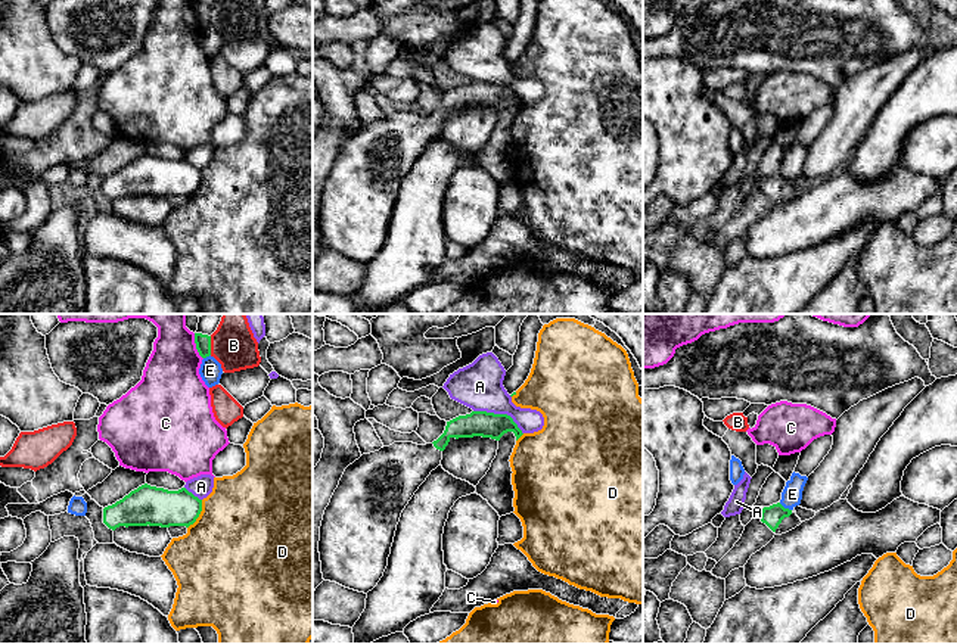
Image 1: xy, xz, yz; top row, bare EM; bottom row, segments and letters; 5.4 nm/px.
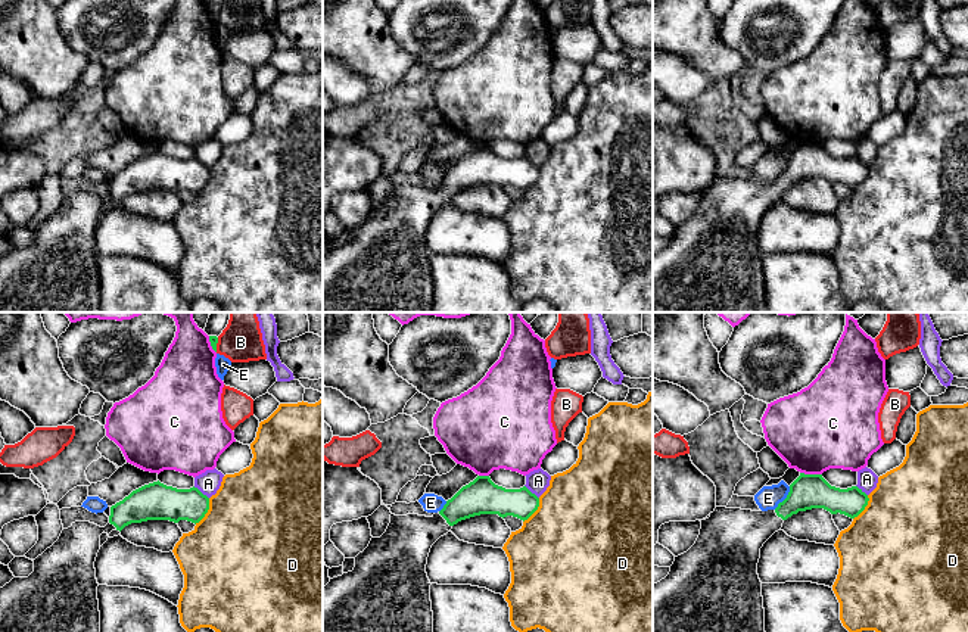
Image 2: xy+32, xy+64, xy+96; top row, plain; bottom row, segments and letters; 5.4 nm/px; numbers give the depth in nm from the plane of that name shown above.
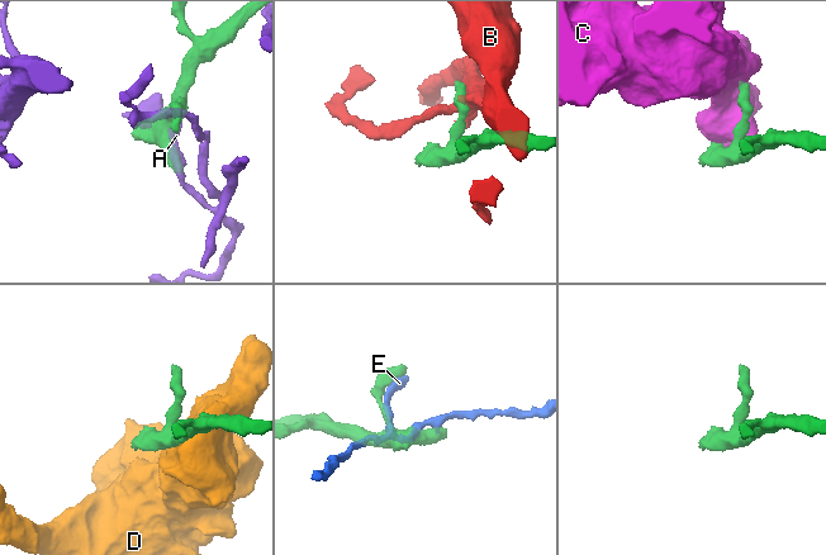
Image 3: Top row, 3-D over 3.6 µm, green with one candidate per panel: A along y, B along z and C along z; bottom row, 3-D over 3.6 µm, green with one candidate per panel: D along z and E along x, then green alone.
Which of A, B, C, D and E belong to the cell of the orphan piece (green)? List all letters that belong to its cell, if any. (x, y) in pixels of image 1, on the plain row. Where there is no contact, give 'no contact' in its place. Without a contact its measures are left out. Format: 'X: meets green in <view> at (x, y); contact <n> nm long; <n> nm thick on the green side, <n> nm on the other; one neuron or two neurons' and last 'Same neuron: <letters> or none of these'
A: meets green in xz at (500, 84); contact 300 nm long; 140 nm thick on the green side, 260 nm on the other; two neurons
B: meets green in xy at (210, 15); contact 100 nm long; 80 nm thick on the green side, 220 nm on the other; two neurons
C: meets green in xy at (196, 16); contact 150 nm long; 80 nm thick on the green side, 320 nm on the other; two neurons
D: meets green in xy at (199, 183); contact 180 nm long; 200 nm thick on the green side, 500 nm on the other; two neurons
E: meets green in yz at (783, 177); contact 80 nm long; 110 nm thick on the green side, 110 nm on the other; two neurons
Same neuron: none of these

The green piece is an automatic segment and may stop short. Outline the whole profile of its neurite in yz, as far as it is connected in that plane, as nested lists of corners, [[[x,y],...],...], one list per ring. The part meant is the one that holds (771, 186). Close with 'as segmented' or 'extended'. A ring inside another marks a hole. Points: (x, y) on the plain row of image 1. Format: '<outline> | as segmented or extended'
[[[780,172],[764,177],[761,181],[761,192],[776,205],[786,203],[802,193],[796,183],[784,178]]] | extended

